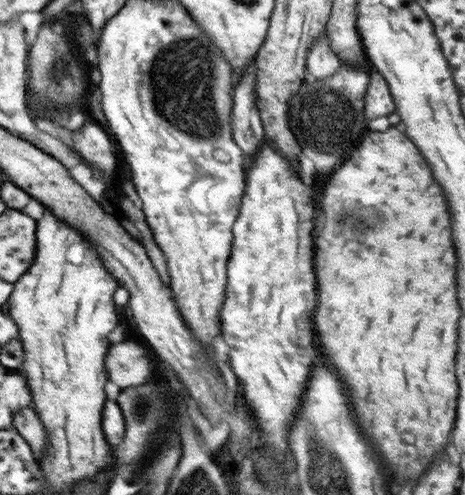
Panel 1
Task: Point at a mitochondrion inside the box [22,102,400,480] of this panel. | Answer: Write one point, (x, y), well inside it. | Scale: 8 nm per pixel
(138, 407)

